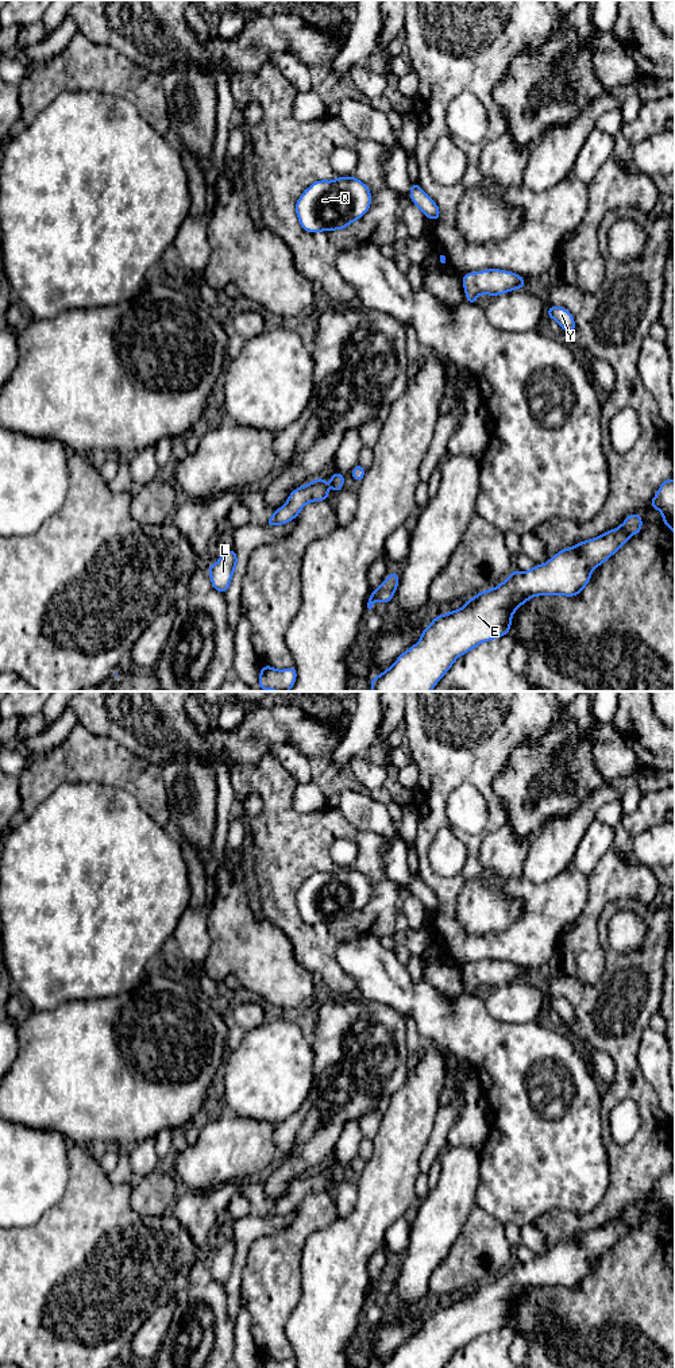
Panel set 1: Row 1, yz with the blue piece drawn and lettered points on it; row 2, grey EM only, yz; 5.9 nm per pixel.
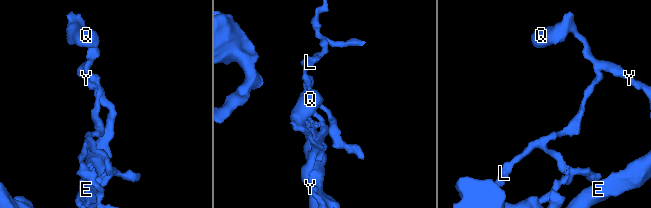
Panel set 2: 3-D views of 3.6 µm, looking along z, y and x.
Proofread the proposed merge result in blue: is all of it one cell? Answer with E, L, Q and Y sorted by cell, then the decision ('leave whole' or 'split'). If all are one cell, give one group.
E L Q Y | leave whole

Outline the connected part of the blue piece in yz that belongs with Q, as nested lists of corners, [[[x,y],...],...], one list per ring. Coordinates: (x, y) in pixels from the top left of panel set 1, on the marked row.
[[[355,177],[315,181],[296,203],[300,226],[306,232],[344,230],[371,205],[371,192]]]

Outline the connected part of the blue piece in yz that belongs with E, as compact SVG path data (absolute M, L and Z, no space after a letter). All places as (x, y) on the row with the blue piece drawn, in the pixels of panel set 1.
M632 513L616 529L564 548L544 564L535 564L525 573L513 570L497 587L478 593L458 610L435 617L431 625L423 629L418 643L402 652L393 666L369 682L373 691L431 691L460 655L481 643L508 635L513 613L532 597L579 594L590 582L591 571L614 555L632 535L641 532L641 525L641 516Z

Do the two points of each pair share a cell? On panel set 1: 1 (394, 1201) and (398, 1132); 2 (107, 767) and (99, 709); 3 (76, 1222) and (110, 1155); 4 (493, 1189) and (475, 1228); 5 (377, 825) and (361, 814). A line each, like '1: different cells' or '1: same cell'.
1: same cell
2: different cells
3: different cells
4: different cells
5: same cell

